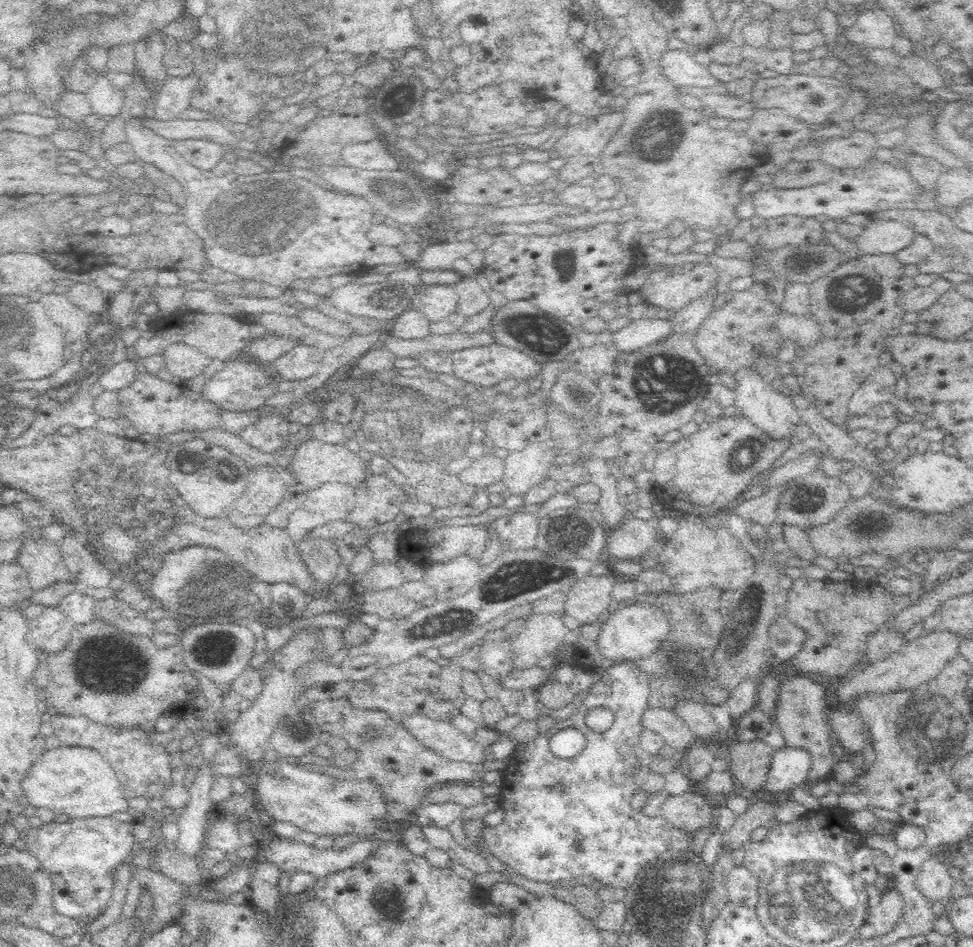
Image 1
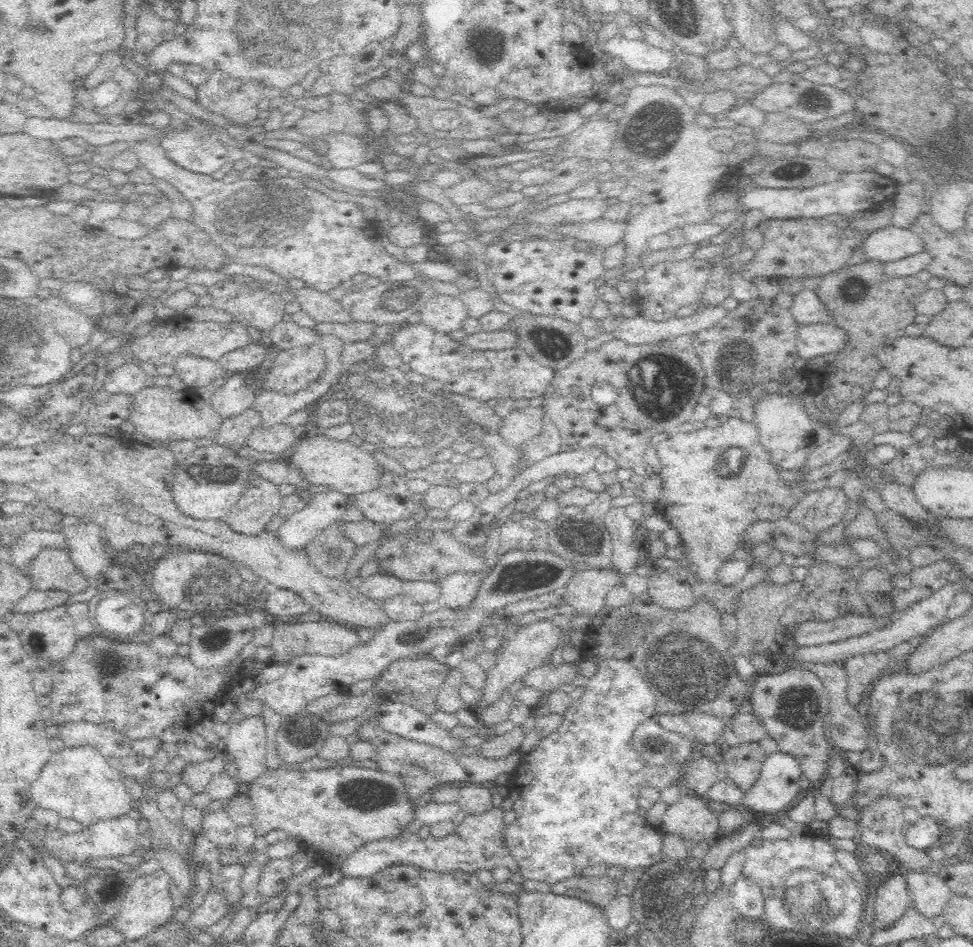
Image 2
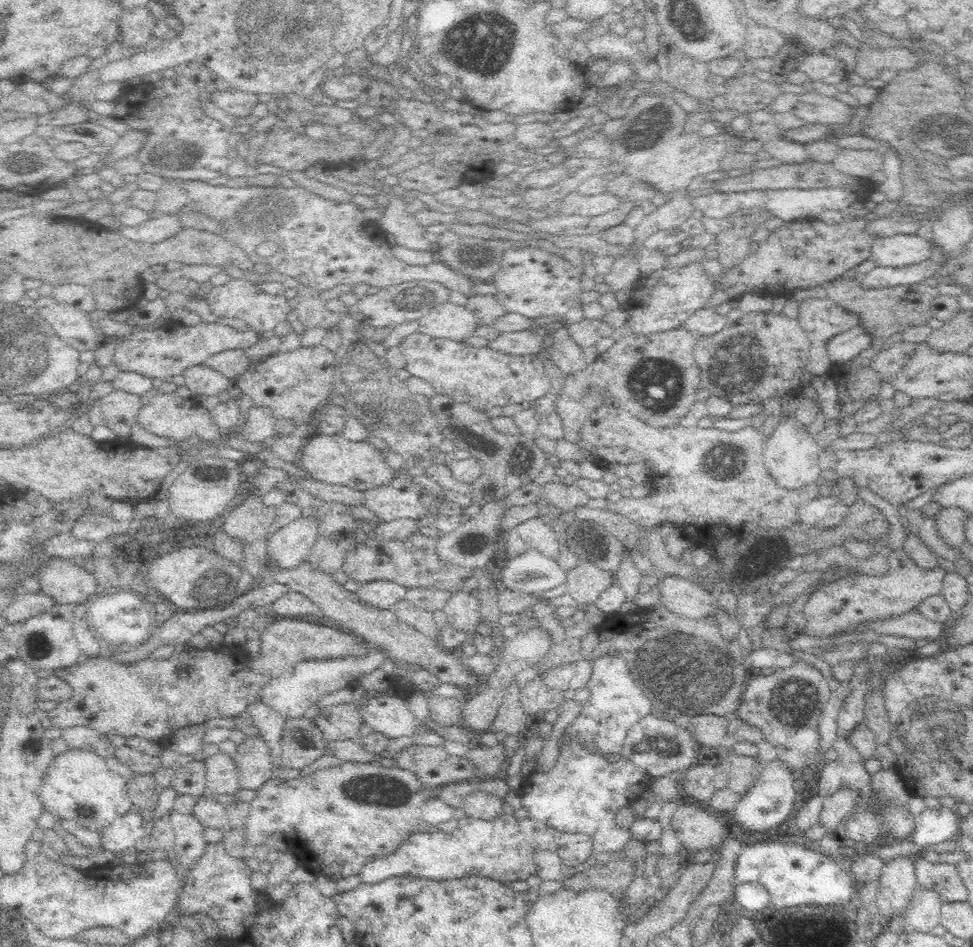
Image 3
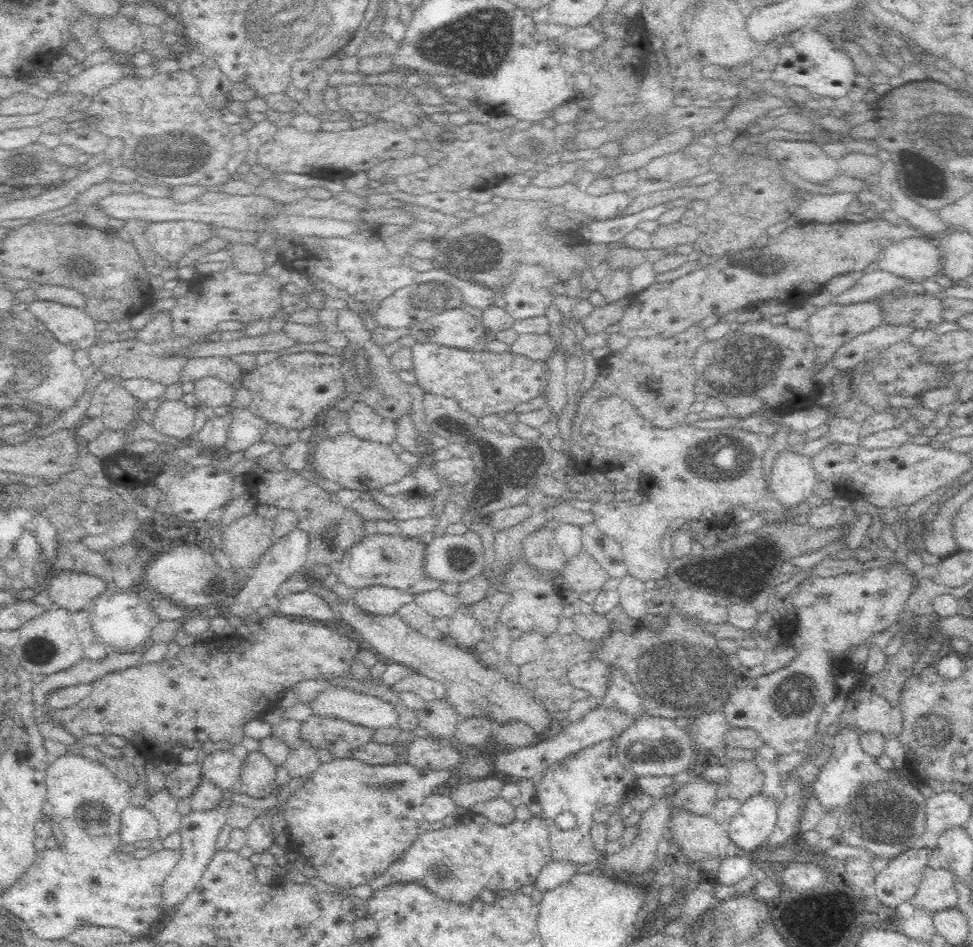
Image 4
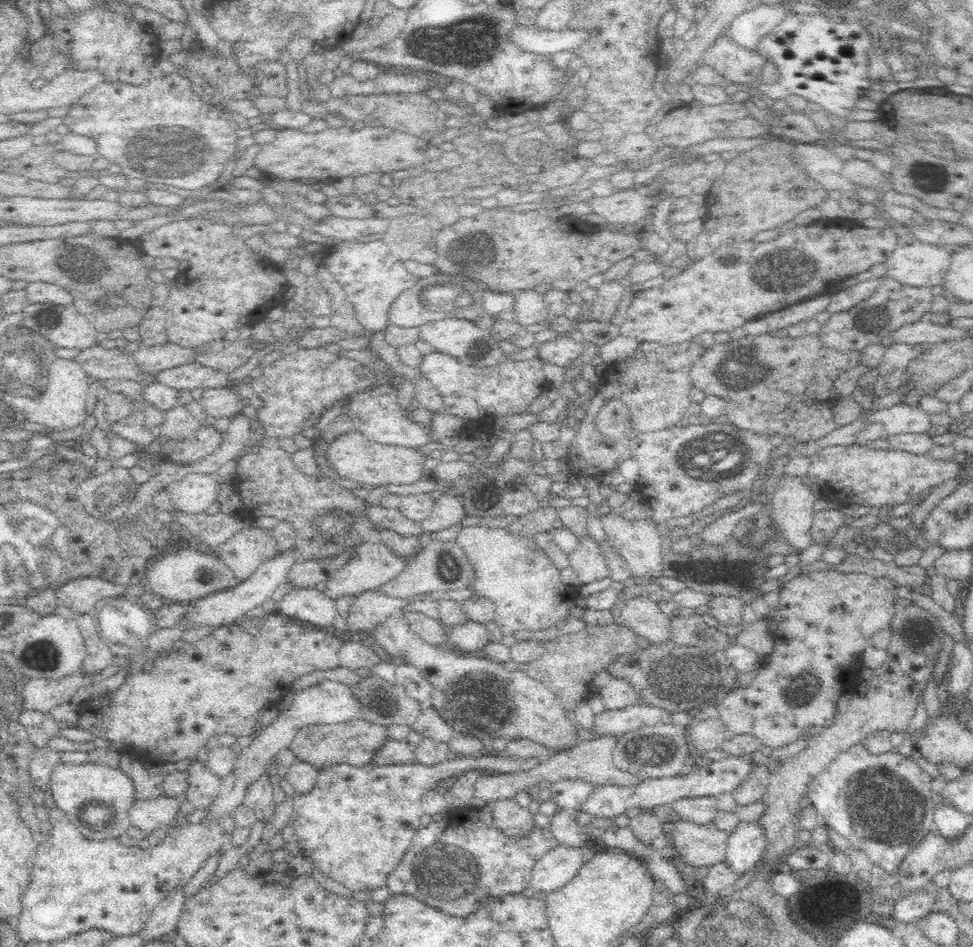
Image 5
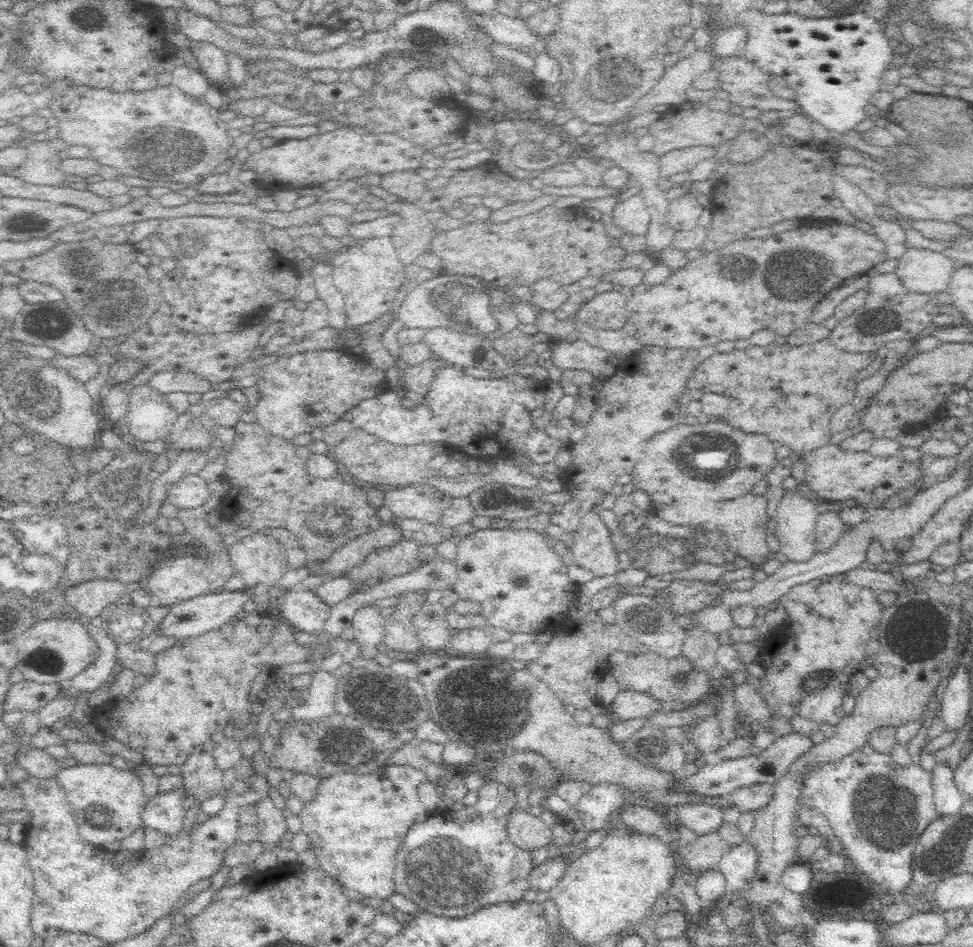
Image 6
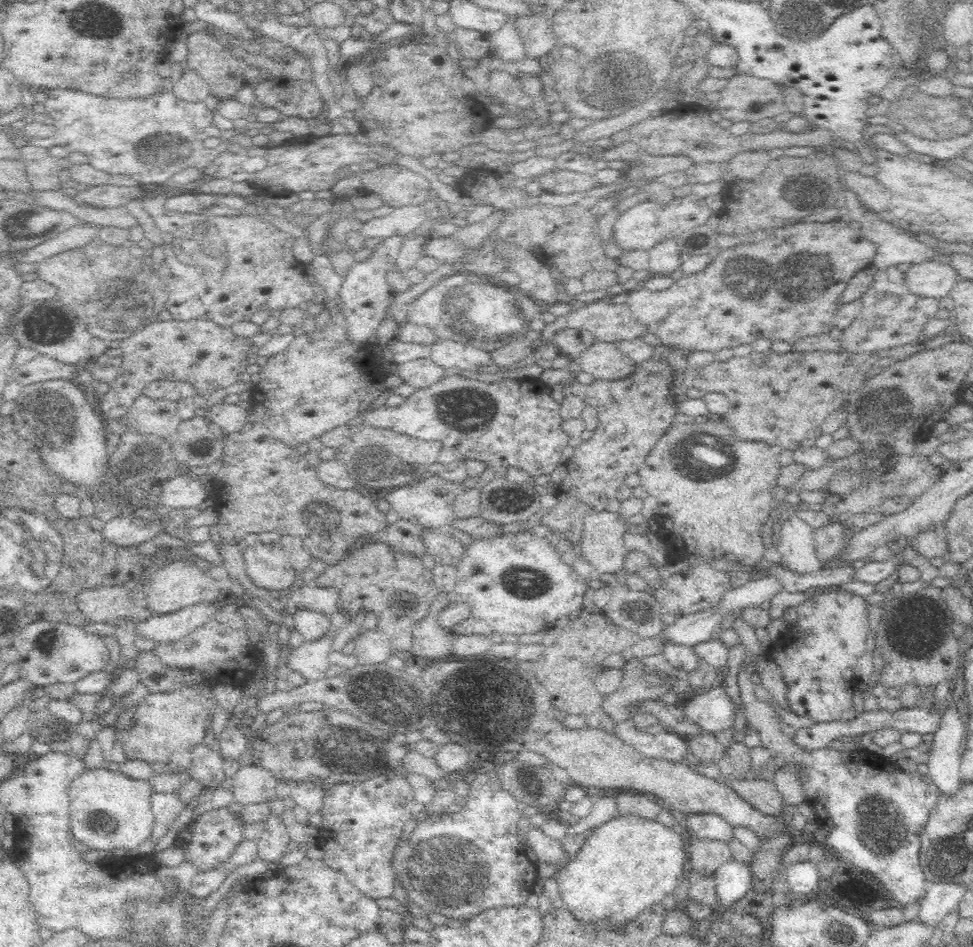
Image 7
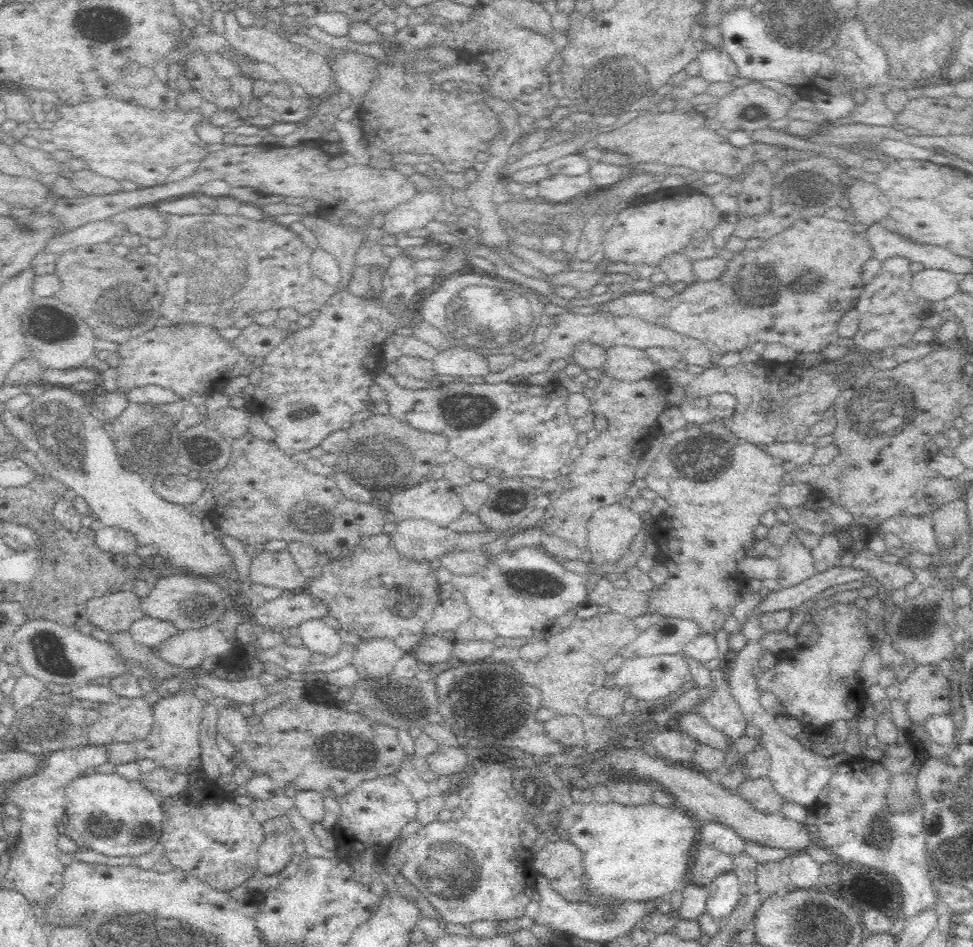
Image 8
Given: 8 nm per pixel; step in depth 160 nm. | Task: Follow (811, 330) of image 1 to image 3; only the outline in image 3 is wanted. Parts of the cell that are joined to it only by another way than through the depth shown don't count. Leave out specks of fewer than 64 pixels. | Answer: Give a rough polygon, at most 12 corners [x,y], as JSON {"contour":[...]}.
{"contour":[[858,325],[832,337],[829,360],[843,363],[874,340]]}

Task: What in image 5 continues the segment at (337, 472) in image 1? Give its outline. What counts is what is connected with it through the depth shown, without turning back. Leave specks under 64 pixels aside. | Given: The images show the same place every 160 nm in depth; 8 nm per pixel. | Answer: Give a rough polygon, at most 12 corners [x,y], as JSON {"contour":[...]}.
{"contour":[[345,432],[328,444],[336,472],[361,489],[412,484],[420,452]]}

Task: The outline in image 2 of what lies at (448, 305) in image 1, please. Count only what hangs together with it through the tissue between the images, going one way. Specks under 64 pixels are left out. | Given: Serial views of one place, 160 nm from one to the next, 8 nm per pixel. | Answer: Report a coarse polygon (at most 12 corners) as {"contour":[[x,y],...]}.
{"contour":[[434,296],[424,304],[424,324],[446,334],[469,314],[458,297]]}

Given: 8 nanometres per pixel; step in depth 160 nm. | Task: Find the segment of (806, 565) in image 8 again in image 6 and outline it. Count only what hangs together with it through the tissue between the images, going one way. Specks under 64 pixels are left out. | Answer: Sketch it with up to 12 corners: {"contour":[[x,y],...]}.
{"contour":[[788,491],[773,507],[775,550],[814,556],[816,505]]}

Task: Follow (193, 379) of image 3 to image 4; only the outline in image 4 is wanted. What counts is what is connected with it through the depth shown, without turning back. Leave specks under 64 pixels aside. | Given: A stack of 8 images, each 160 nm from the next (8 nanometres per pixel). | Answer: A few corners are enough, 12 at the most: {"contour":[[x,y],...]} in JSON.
{"contour":[[199,378],[189,388],[200,406],[232,407],[234,384]]}

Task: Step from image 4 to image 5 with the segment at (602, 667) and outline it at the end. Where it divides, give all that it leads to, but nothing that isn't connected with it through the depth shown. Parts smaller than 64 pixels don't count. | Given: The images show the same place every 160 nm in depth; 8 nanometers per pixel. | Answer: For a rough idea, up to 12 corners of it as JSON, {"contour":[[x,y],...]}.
{"contour":[[602,670],[592,678],[608,710],[639,702],[624,680]]}

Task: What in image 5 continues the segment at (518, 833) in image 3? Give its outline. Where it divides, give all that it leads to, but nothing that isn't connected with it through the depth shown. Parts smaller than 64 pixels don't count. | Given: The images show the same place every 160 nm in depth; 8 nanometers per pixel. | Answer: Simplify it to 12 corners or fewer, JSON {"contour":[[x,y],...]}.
{"contour":[[489,803],[416,830],[389,874],[457,917],[529,891],[558,841],[498,830]]}

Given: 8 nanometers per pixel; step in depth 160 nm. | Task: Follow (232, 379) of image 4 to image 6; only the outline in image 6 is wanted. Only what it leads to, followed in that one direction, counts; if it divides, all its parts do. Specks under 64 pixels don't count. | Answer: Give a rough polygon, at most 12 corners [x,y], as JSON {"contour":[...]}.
{"contour":[[194,372],[154,373],[147,382],[162,394],[208,392],[214,385]]}

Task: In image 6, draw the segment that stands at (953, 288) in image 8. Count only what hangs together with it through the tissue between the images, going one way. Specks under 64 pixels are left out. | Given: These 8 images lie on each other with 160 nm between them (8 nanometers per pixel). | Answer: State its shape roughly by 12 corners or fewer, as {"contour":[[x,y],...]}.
{"contour":[[908,246],[895,272],[908,290],[946,292],[954,264]]}

